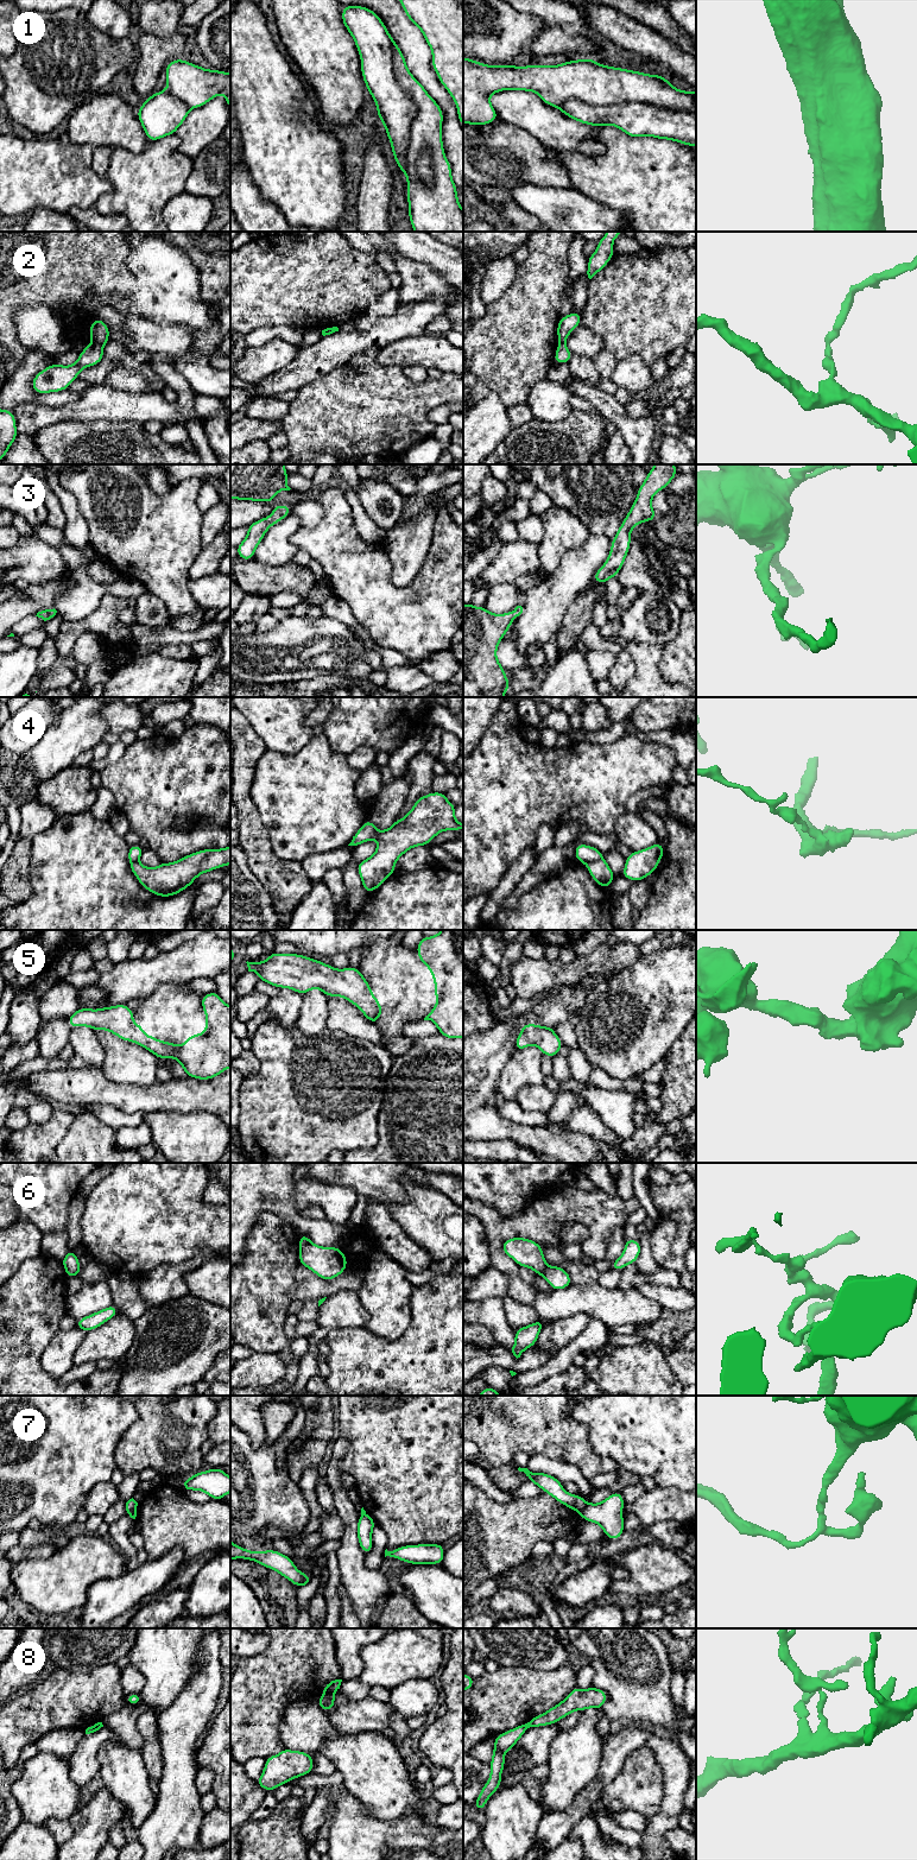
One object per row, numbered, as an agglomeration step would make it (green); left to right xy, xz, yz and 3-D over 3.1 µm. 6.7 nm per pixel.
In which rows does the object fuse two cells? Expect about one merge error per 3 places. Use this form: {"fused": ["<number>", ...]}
{"fused": ["1", "2", "4", "6", "7", "8"]}

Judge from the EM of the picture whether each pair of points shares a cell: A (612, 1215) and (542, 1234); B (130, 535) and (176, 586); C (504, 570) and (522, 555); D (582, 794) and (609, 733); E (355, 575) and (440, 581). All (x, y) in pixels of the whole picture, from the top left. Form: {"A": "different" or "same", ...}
{"A": "same", "B": "same", "C": "same", "D": "different", "E": "same"}

